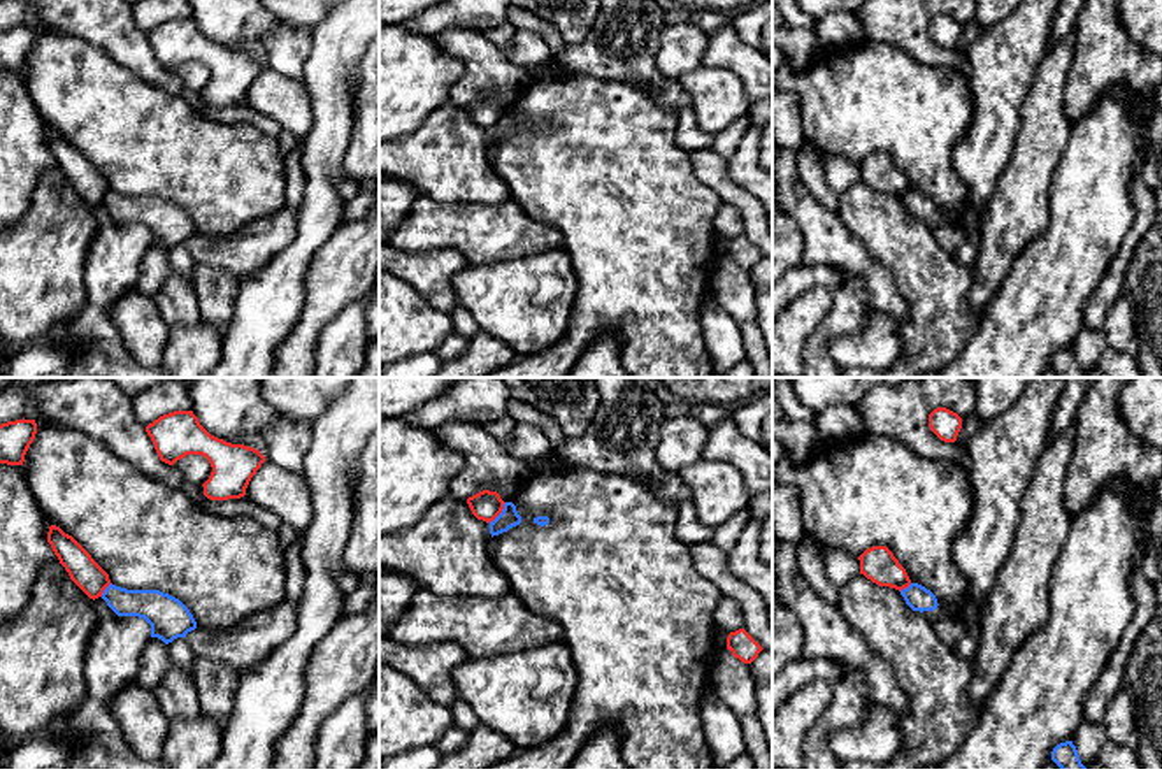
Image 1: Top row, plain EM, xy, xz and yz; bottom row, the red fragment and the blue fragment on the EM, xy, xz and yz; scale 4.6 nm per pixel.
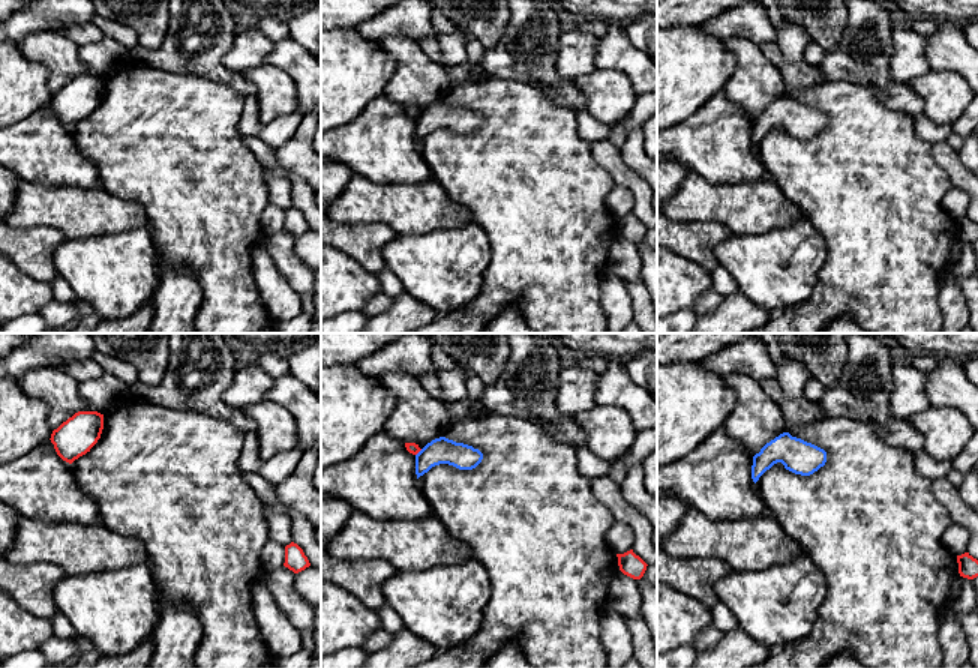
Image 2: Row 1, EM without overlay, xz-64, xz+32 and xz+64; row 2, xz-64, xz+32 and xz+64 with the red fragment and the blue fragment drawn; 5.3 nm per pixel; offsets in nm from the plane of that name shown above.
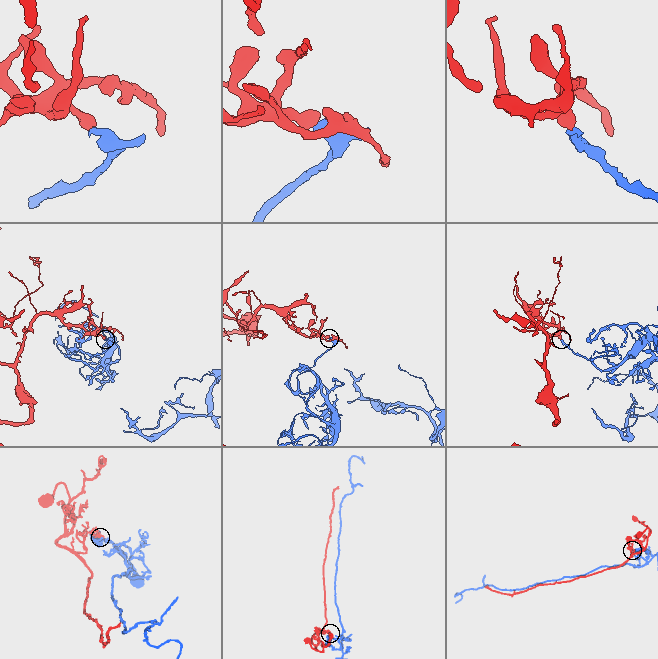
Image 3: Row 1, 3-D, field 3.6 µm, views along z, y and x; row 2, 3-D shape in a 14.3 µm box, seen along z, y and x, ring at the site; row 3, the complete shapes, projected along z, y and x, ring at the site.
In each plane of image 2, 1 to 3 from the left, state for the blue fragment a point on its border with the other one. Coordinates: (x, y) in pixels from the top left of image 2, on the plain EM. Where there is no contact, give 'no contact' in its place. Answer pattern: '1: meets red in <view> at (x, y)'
1: no contact
2: meets red in xz+32 at (419, 114)
3: no contact

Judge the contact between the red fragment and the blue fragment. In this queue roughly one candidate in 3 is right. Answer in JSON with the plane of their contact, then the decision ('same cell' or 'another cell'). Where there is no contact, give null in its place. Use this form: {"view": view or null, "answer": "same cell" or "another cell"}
{"view": "xz", "answer": "another cell"}

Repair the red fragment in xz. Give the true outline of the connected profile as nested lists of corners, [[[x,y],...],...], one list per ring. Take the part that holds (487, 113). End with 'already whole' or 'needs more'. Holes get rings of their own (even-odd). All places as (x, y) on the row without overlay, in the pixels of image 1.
[[[483,97],[467,105],[472,121],[486,130],[493,128],[504,116],[504,107],[497,98]]]; already whole

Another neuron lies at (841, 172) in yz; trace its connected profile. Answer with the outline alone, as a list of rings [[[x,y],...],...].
[[[821,155],[827,184],[837,195],[860,181],[858,163],[841,155]]]

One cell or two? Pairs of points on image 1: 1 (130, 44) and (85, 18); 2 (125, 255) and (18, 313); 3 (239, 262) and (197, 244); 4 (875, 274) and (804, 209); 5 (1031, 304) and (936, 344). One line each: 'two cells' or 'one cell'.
1: one cell
2: two cells
3: one cell
4: one cell
5: two cells

